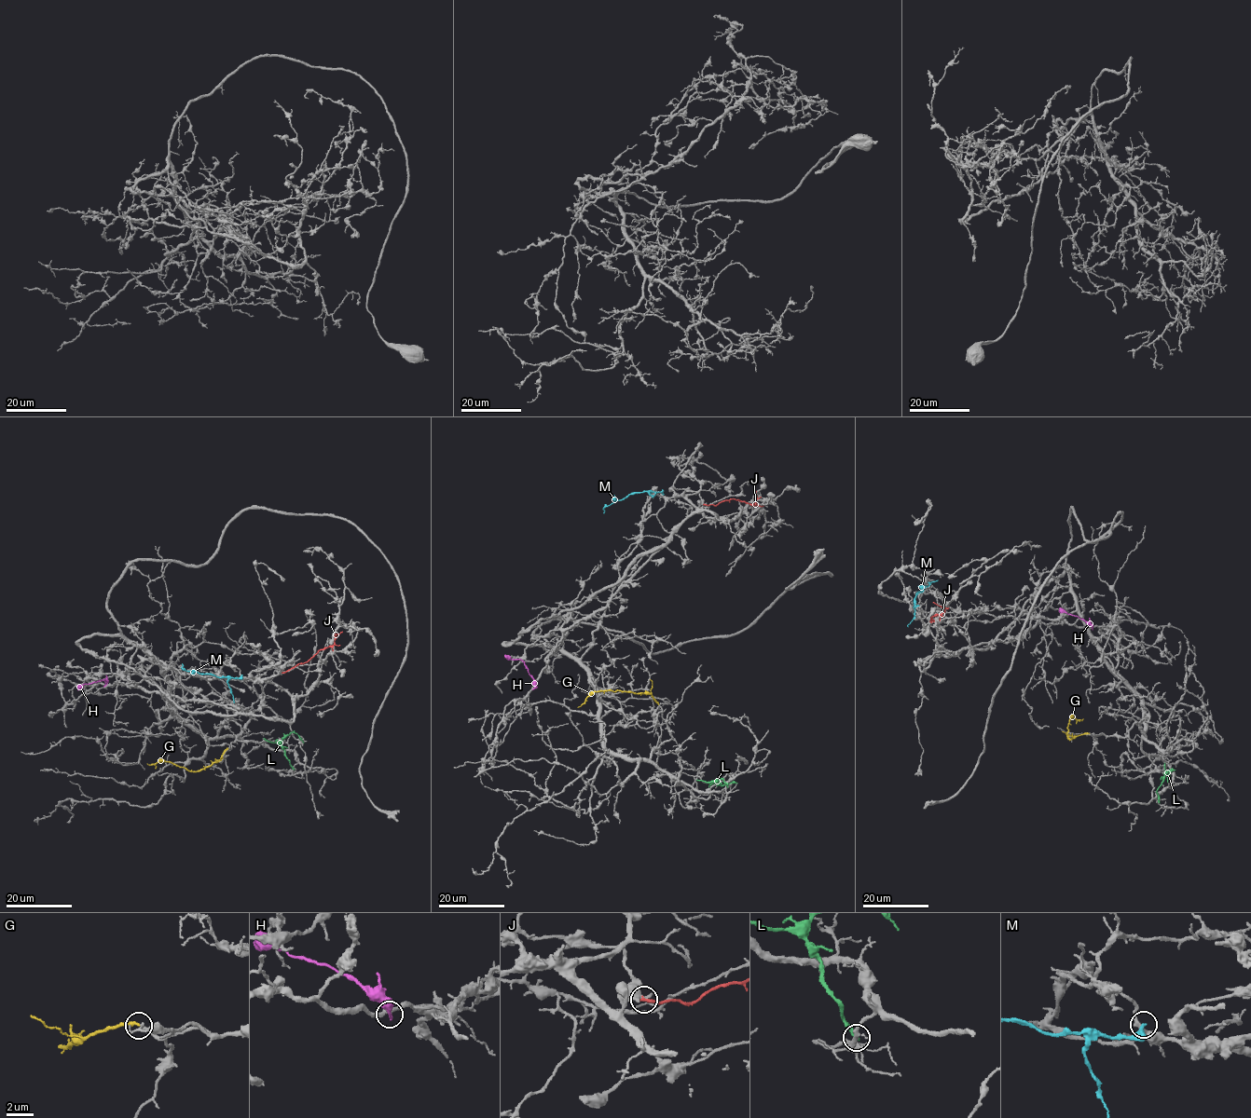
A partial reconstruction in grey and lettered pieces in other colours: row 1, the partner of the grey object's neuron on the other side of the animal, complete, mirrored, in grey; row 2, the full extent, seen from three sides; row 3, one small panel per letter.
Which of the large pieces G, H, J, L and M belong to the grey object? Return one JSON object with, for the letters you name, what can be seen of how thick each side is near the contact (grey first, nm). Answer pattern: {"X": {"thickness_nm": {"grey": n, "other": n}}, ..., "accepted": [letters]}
{"G": {"thickness_nm": {"grey": 240, "other": 280}}, "accepted": ["G"]}

